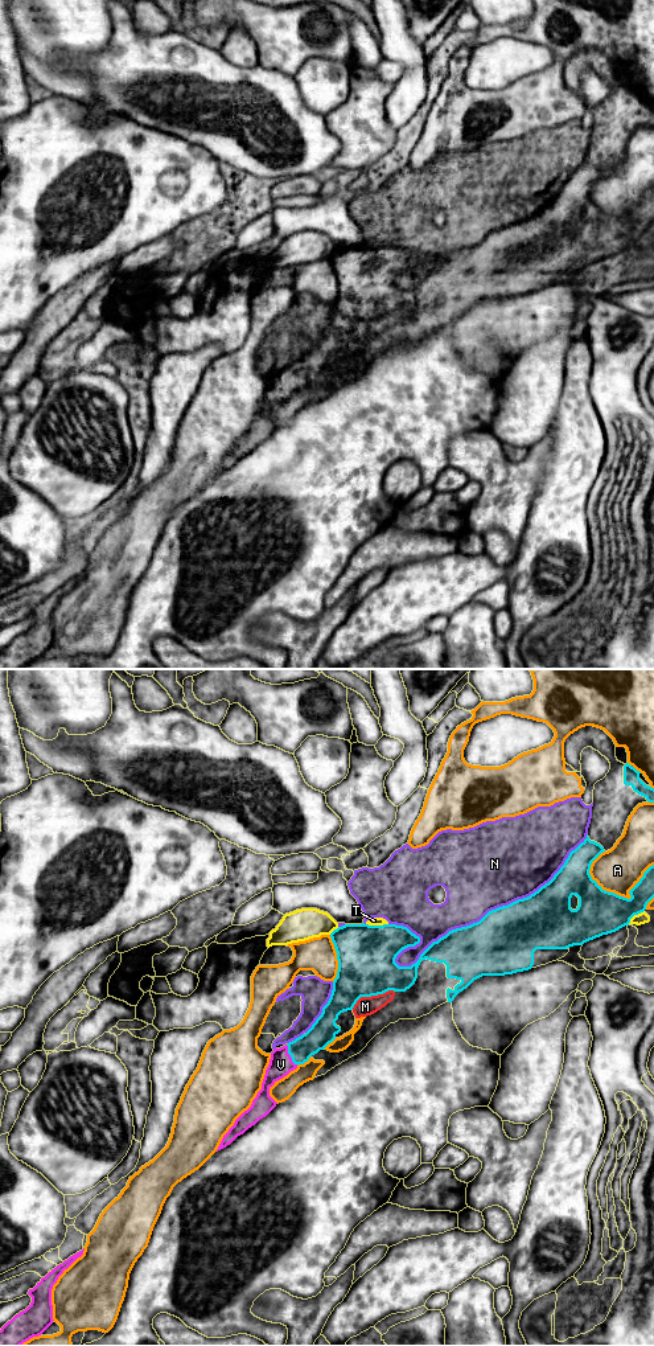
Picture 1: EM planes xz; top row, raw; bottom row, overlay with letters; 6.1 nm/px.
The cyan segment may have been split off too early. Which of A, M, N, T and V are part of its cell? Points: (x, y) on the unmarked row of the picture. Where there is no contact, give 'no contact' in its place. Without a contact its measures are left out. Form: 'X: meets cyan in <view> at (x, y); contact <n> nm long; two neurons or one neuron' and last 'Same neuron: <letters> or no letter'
A: meets cyan in xz at (625, 221); contact 400 nm long; two neurons
M: meets cyan in xz at (371, 317); contact 280 nm long; one neuron
N: meets cyan in xz at (496, 232); contact 1400 nm long; two neurons
T: meets cyan in xz at (377, 249); contact 140 nm long; two neurons
V: meets cyan in xz at (290, 377); contact 150 nm long; one neuron
Same neuron: M, V

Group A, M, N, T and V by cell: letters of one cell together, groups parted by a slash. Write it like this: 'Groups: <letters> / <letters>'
Groups: A / M V / N / T

